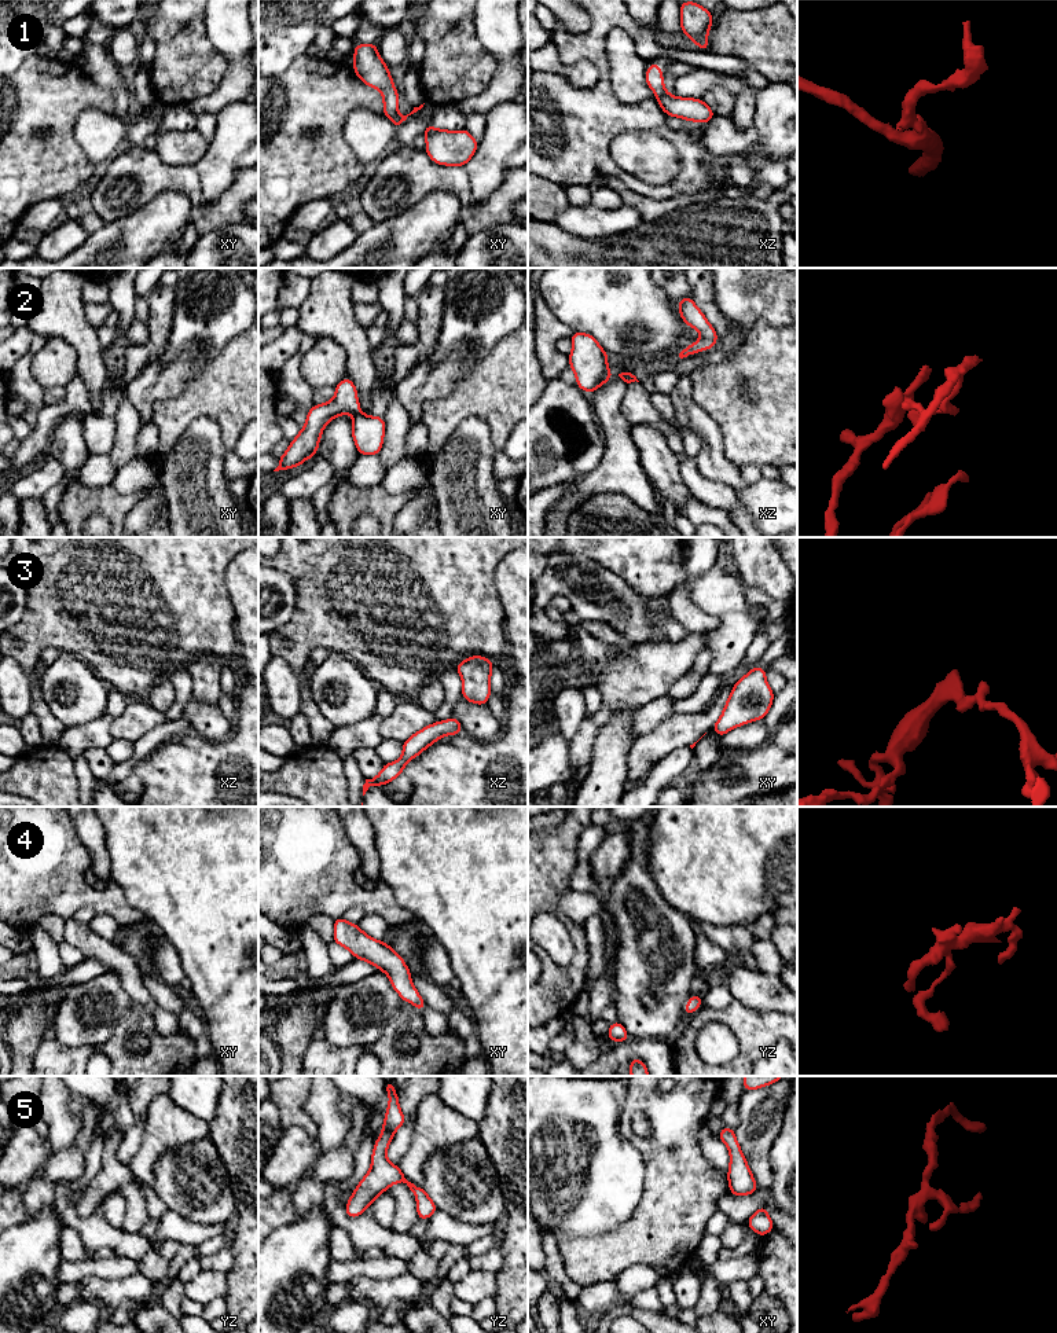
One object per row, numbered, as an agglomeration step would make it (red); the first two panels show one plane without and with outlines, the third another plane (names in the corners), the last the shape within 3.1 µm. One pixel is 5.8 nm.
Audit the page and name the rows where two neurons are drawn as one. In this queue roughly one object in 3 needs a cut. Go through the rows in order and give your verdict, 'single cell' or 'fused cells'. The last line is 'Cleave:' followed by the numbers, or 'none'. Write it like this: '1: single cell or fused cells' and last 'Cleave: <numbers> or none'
1: fused cells
2: fused cells
3: single cell
4: single cell
5: single cell
Cleave: 1, 2

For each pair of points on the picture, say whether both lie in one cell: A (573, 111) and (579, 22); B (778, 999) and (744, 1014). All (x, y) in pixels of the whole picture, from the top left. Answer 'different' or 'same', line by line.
A: different
B: different

